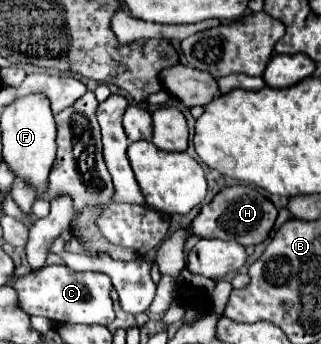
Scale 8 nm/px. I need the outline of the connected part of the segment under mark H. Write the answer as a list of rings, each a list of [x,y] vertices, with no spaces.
[[[244,184],[222,188],[212,202],[200,208],[200,214],[190,224],[190,232],[200,238],[220,238],[220,240],[236,240],[242,246],[256,246],[264,242],[274,226],[278,210],[274,204],[262,196],[260,190]]]

